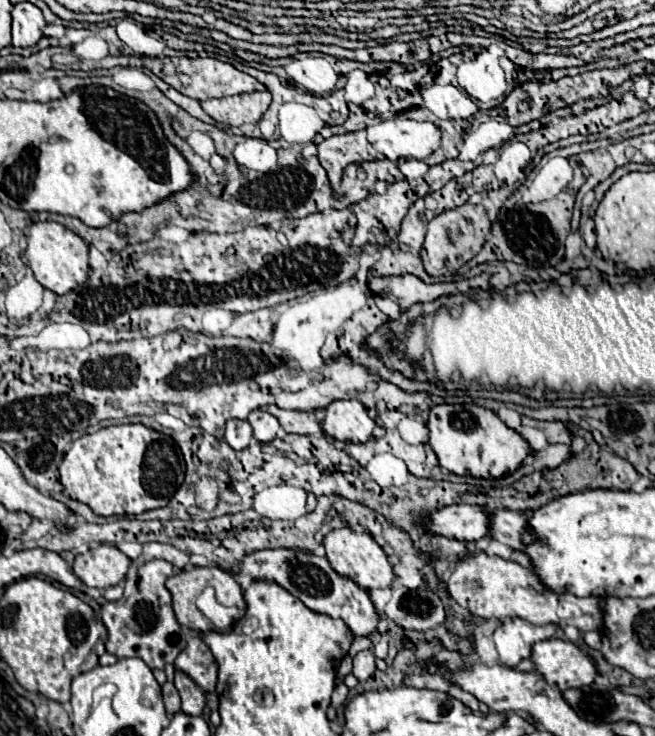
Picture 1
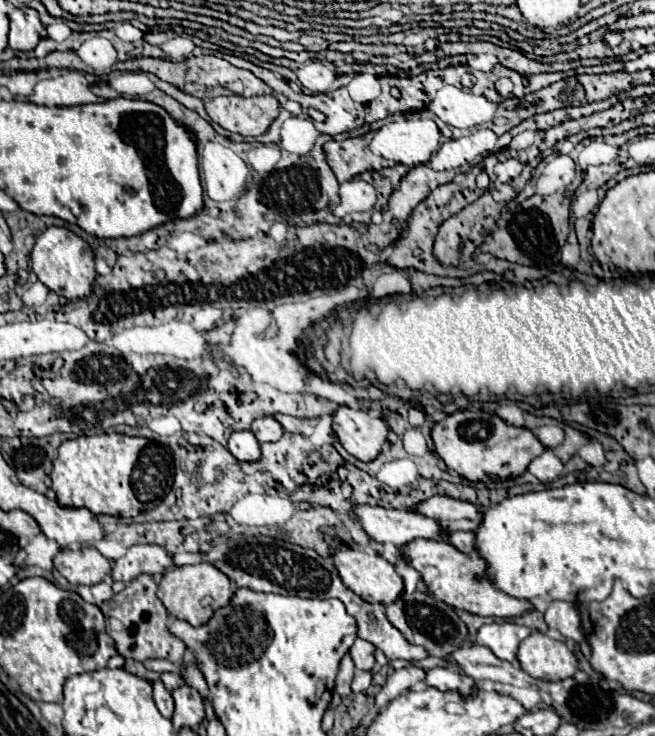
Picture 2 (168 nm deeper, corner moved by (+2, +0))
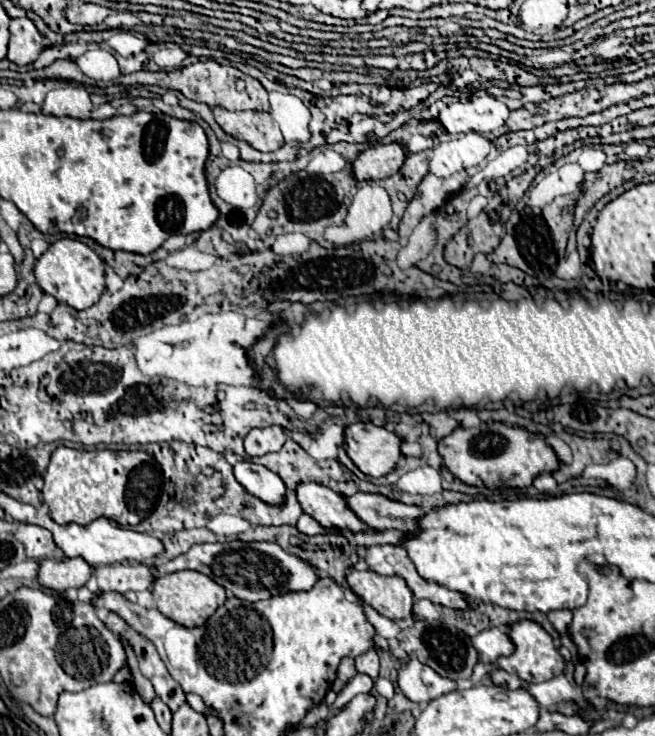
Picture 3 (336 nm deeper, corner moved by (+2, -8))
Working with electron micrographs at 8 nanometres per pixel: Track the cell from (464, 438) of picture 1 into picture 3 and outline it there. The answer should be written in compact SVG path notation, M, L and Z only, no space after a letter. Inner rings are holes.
M490 422L490 428L456 428L440 442L438 452L444 460L444 466L470 486L498 488L506 484L512 488L528 488L538 474L556 472L560 468L556 452L544 438L502 422Z

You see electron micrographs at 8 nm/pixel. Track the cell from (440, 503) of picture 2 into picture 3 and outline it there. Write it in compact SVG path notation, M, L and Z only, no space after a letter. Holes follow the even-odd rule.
M356 492L352 496L346 496L346 506L366 526L374 530L384 530L384 528L402 530L404 526L408 526L408 518L424 514L418 506L406 506L382 494L368 494L368 492Z

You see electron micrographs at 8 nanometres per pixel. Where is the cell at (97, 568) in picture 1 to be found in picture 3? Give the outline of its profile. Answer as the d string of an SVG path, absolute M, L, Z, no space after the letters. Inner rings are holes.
M46 558L38 564L38 582L54 592L80 588L92 576L92 566L82 558Z

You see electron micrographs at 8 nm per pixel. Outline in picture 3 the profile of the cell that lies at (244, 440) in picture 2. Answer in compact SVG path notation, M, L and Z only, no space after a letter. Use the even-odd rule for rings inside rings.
M242 460L234 466L236 480L244 486L244 490L258 500L270 506L282 506L286 498L286 486L278 474L272 474L268 468L254 464L250 460Z

